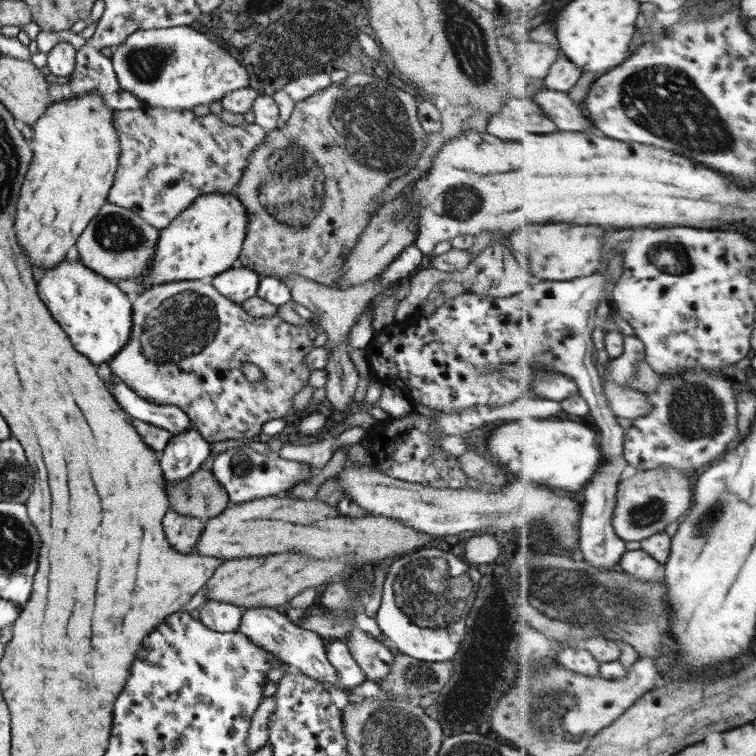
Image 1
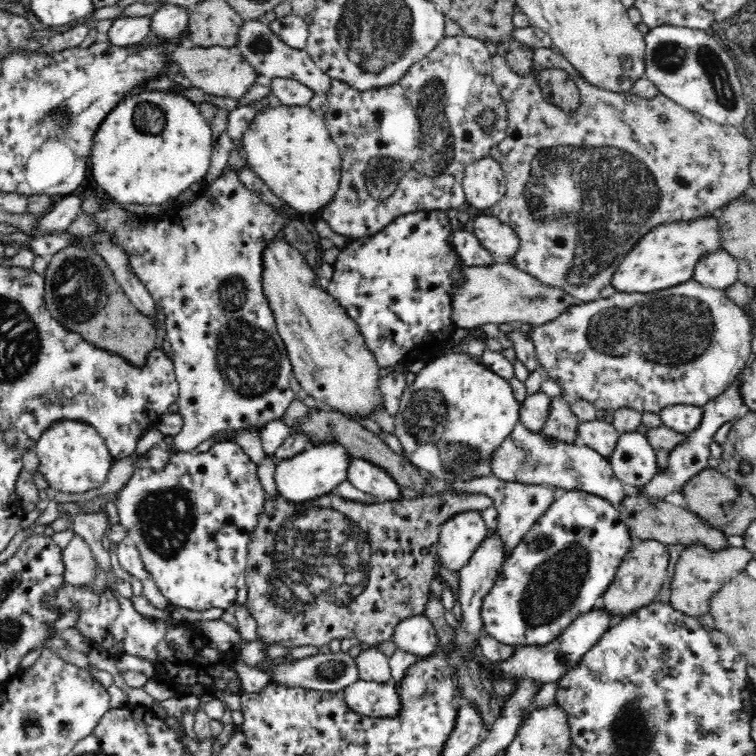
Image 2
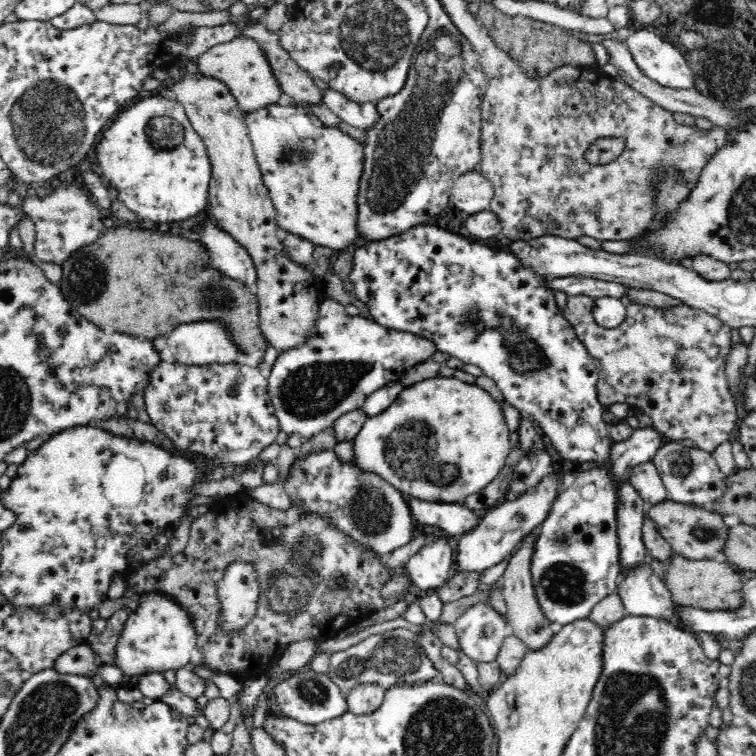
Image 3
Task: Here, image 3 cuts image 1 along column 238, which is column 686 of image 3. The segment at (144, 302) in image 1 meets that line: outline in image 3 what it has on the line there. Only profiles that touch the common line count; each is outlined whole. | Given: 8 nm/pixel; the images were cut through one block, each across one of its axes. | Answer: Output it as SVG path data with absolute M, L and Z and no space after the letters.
M586 295L569 296L567 303L562 309L562 315L566 317L568 323L573 327L581 341L588 350L589 355L595 360L597 375L599 376L597 382L598 401L608 410L612 404L627 403L637 412L647 414L652 419L652 427L662 433L666 439L671 441L681 442L690 438L696 442L699 449L712 453L714 449L722 442L728 441L732 430L736 428L736 423L740 422L740 410L737 400L733 393L729 390L728 379L725 373L725 366L728 354L732 350L732 346L736 343L736 330L730 326L722 323L719 318L704 312L702 309L694 308L688 304L678 304L678 306L672 306L672 308L656 308L654 306L644 306L632 301L627 301L627 313L625 319L617 328L603 328L596 323L596 319L593 315L594 299Z

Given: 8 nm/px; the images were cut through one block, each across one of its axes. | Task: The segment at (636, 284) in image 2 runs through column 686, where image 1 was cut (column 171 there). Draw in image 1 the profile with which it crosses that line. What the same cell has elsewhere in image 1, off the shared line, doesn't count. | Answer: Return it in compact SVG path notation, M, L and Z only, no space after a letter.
M210 193L196 200L159 231L159 241L147 274L139 281L154 285L179 280L211 280L238 264L246 234L247 210L233 193Z

